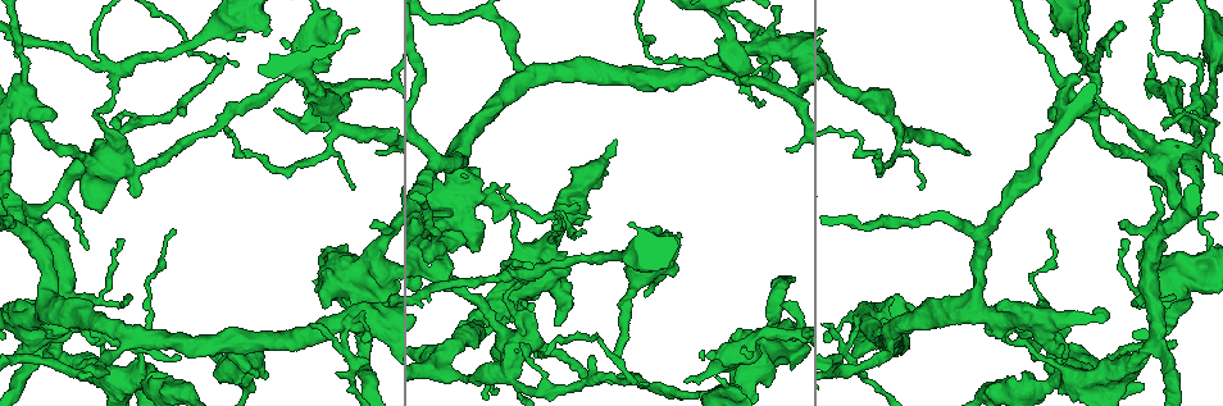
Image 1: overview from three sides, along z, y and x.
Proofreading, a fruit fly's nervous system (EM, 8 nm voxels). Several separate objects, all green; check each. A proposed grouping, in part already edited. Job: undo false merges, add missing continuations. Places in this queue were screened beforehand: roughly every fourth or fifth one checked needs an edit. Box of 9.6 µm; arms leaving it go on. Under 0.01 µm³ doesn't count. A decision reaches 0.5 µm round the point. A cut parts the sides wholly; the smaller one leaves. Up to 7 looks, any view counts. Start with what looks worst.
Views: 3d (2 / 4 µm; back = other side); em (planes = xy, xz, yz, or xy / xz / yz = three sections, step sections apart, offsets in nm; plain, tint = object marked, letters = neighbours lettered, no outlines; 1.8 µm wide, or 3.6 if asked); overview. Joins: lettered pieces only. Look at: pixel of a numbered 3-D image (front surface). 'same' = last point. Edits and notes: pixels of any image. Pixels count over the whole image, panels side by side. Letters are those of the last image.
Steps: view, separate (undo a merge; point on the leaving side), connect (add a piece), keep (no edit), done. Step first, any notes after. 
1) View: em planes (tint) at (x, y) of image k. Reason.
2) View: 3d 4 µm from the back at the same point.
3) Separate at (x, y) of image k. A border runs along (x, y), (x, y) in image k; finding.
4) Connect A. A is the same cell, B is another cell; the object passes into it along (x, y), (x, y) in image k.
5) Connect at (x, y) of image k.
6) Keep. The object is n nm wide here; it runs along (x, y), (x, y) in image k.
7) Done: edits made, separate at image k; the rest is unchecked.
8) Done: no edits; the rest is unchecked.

View: em yz step 8 (letters) at (1176, 340) of image 1. Branch stops here.

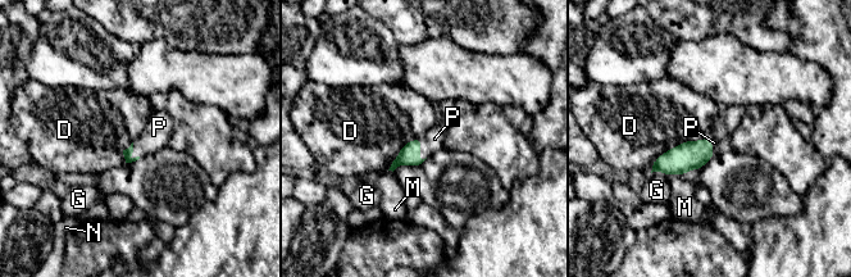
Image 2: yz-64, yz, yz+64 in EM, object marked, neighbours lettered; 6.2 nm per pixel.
View: em planes (letters) at the same point.

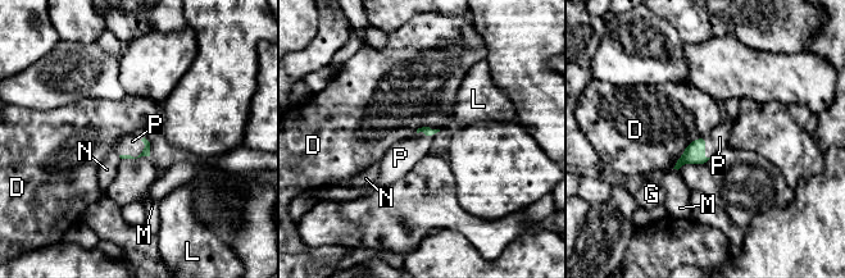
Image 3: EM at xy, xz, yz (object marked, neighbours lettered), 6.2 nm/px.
Connect at (131, 144) of image 3. P is the same cell, D, G, L, M and N are other cells; the object passes into it along (146, 150), (139, 155), (131, 144) in image 3; the cell continues.

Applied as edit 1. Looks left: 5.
View: 3d 4 µm at (968, 152) of image 1. Branch stops here.

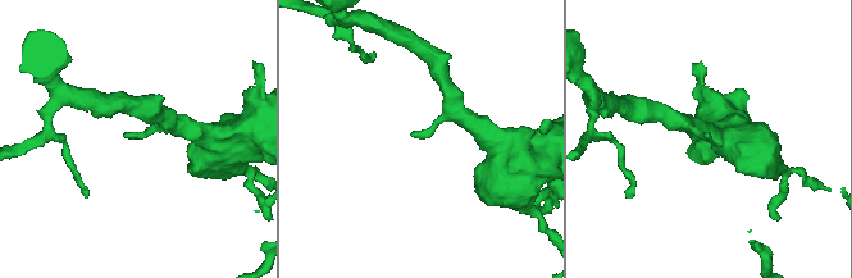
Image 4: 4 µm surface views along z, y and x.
View: em planes (letters) at (709, 138) of image 4. Shape alone is not enough.

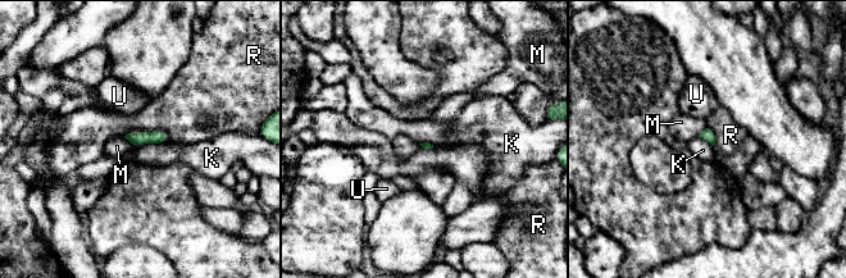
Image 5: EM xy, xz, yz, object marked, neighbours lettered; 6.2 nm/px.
Keep. K, M, R and U are other cells; a border runs along (167, 141), (131, 144) in image 5; none of them fits.

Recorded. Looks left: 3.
View: em xy step 8 (letters) at (265, 374) of image 1.

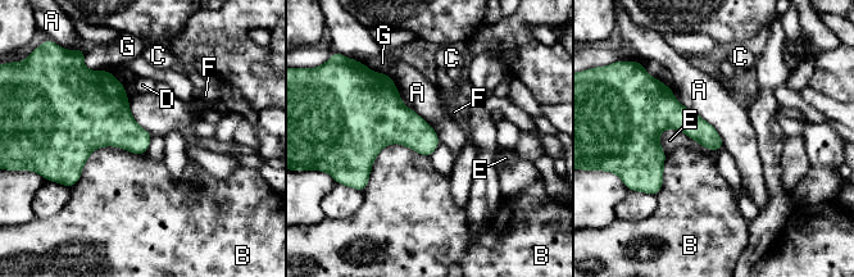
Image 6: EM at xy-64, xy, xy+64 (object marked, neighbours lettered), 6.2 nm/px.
View: em planes (letters) at the same point. Cut it another way.

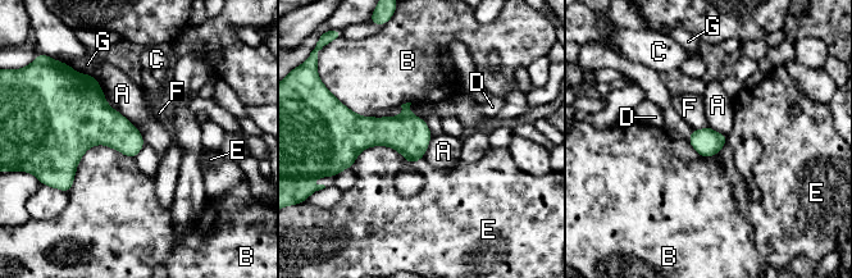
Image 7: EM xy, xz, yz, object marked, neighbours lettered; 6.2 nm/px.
Keep. A, B, C, D, E, F and G are other cells; a border runs along (91, 73), (106, 103), (145, 142) in image 7; no lettered piece goes on from it.

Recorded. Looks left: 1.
Done: edits made, connect at image 3; the rest is unchecked.

